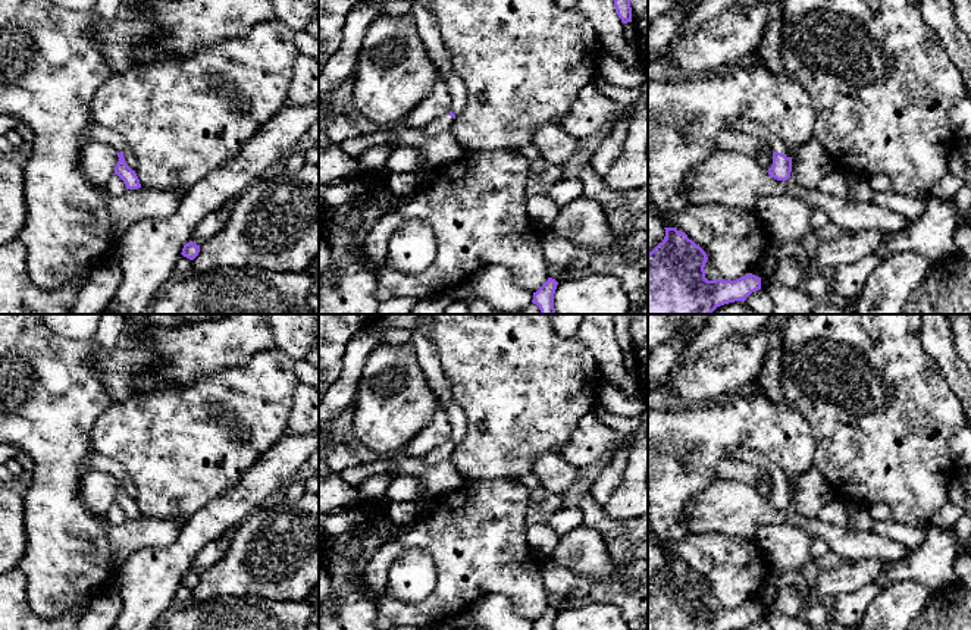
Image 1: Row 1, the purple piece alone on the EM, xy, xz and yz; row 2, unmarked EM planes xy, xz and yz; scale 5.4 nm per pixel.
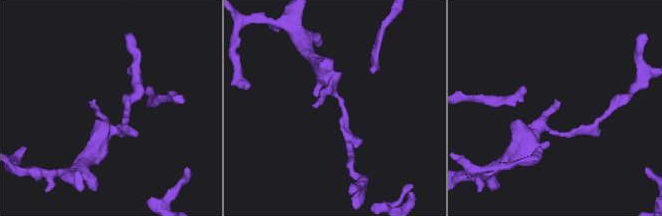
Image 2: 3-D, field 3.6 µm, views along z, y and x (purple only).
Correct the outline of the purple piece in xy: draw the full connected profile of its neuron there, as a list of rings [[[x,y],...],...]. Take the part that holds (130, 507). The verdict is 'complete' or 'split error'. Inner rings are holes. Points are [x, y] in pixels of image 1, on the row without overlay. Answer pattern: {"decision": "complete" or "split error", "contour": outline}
{"decision": "split error", "contour": [[[91,451],[87,458],[87,468],[113,476],[119,486],[119,490],[115,496],[115,504],[118,504],[123,510],[126,518],[141,517],[135,499],[132,499],[125,490],[123,480],[128,476],[128,473],[119,461],[98,454],[97,451]]]}

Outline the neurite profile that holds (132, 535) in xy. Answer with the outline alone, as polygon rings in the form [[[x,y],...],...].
[[[147,517],[126,518],[120,526],[109,527],[112,573],[116,576],[122,564],[137,551],[154,546],[170,546],[179,536],[182,521]]]

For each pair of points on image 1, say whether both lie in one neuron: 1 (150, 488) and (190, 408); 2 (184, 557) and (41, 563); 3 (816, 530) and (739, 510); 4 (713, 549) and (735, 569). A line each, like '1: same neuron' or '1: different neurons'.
1: same neuron
2: different neurons
3: same neuron
4: same neuron

